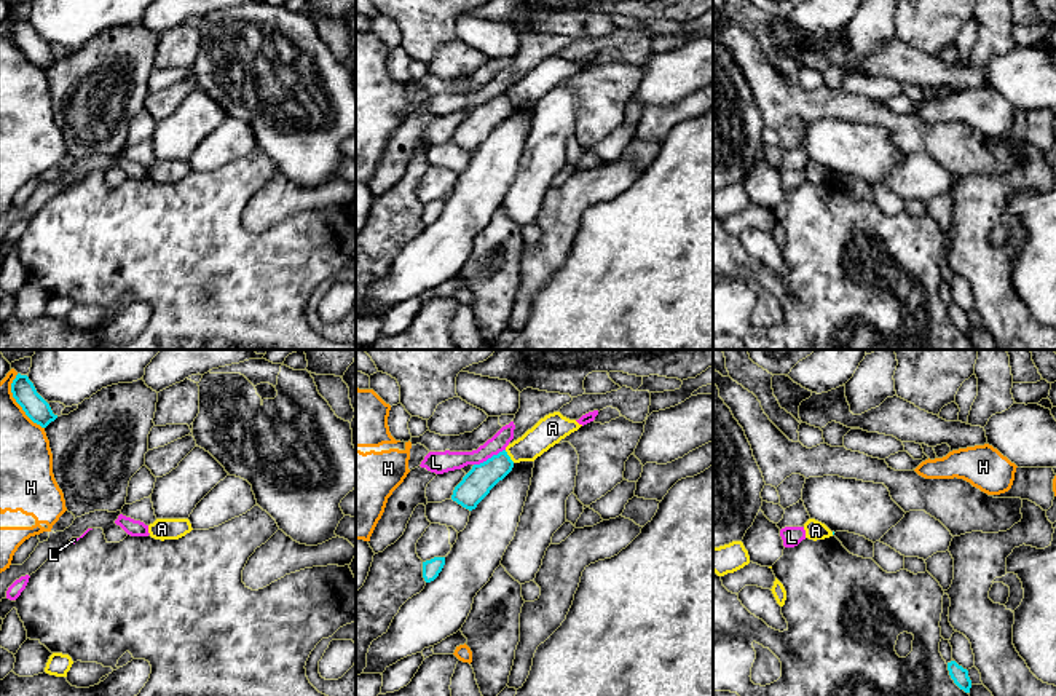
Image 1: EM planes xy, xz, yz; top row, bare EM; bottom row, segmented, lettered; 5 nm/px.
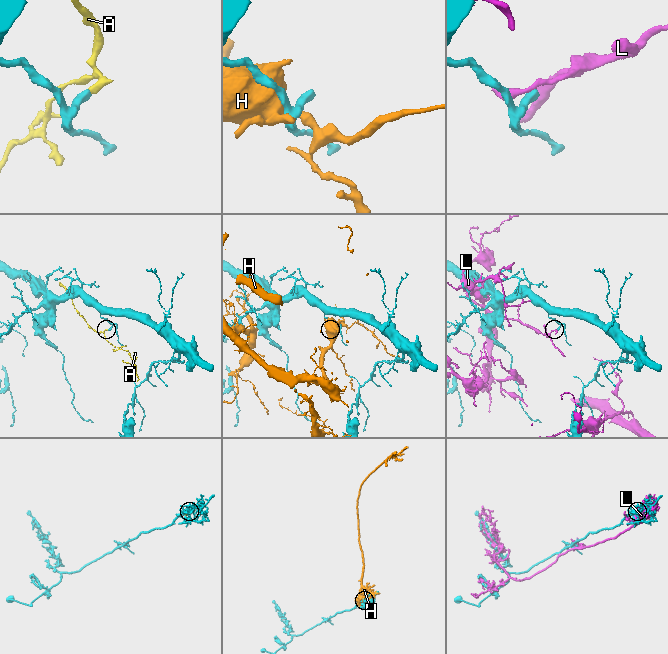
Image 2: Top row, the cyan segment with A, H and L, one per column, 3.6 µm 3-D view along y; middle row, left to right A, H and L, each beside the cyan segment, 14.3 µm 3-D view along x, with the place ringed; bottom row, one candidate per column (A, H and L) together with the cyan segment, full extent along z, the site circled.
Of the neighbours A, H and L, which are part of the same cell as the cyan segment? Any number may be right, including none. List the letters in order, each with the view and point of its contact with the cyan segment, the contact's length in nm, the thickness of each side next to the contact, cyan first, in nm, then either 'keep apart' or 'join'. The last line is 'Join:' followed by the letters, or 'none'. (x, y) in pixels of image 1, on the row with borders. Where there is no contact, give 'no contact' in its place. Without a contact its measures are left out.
A: meets cyan in xz at (509, 457); contact 80 nm long; 150 nm thick on the cyan side, 150 nm on the other; keep apart
H: meets cyan in xy at (16, 401); contact 320 nm long; 120 nm thick on the cyan side, 260 nm on the other; keep apart
L: meets cyan in xz at (488, 458); contact 180 nm long; 150 nm thick on the cyan side, 110 nm on the other; keep apart
Join: none

